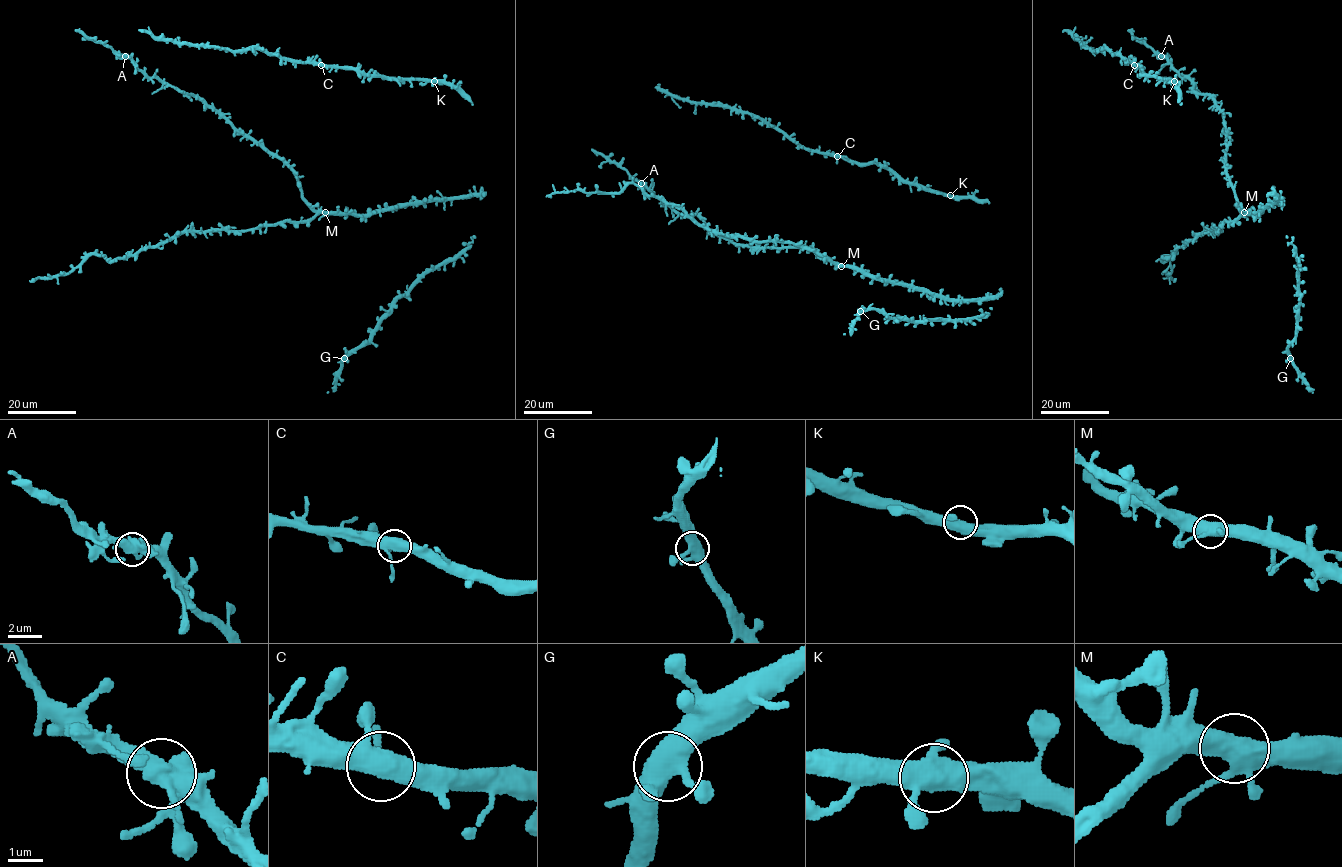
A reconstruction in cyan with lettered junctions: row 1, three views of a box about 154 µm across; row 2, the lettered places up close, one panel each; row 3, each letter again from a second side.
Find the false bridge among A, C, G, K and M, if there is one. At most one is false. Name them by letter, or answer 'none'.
none

